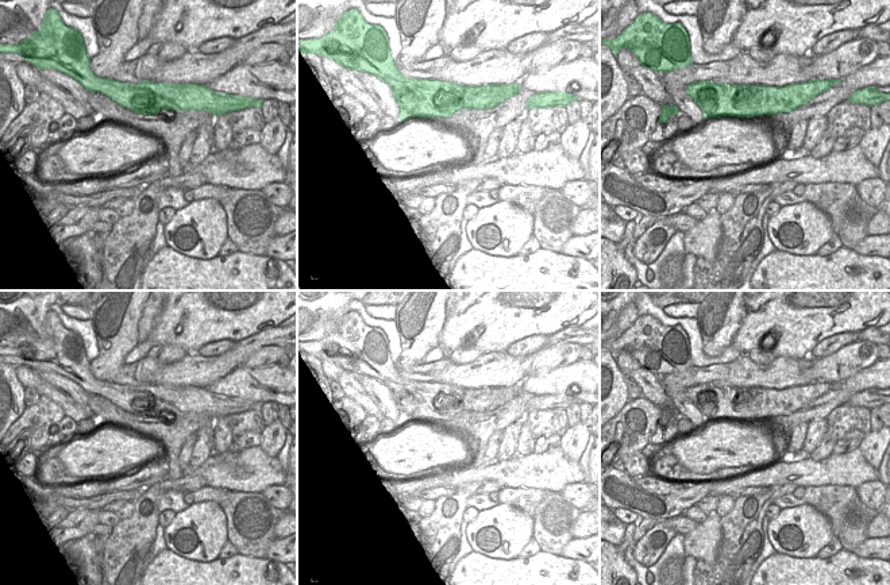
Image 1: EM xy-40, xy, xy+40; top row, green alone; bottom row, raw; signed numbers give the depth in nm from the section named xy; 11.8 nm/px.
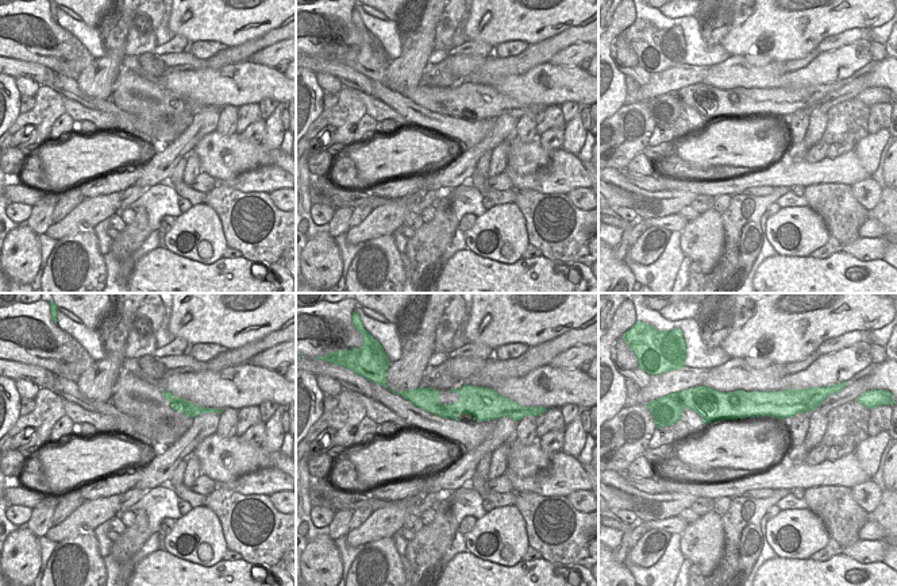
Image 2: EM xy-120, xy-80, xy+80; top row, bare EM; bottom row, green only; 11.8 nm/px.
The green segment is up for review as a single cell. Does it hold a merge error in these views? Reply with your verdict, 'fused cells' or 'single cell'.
fused cells

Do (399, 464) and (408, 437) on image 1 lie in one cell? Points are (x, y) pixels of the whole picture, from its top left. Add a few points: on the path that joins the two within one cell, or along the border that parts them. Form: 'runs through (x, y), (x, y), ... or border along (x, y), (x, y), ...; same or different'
runs through (399, 457), (408, 447), (408, 443); same

